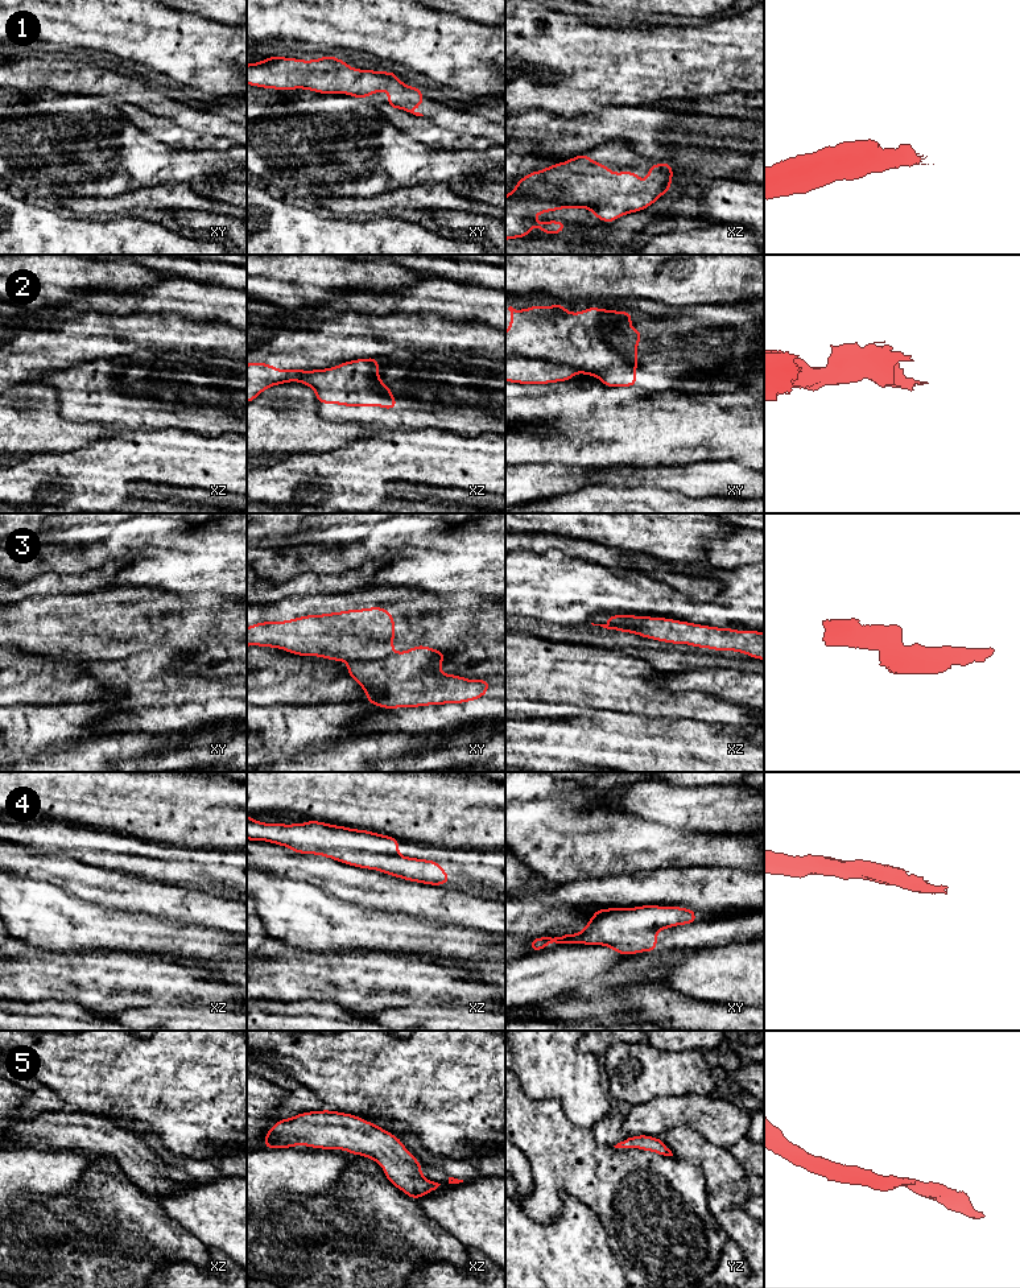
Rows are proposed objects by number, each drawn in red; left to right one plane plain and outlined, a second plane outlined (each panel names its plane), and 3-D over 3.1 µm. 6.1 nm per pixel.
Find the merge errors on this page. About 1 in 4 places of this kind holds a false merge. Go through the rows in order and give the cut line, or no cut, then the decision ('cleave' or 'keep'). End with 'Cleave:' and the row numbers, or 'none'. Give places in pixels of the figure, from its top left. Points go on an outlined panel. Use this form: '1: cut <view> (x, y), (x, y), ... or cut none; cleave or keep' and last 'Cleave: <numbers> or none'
1: cut none; keep
2: cut xy (507, 354), (564, 363), (574, 371); cleave
3: cut xy (392, 652), (383, 657), (355, 659), (350, 661); cleave
4: cut none; keep
5: cut none; keep
Cleave: 2, 3

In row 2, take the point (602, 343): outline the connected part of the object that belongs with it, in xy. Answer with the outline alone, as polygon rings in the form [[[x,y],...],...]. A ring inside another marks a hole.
[[[563,302],[553,306],[534,305],[525,310],[512,306],[511,323],[505,333],[505,354],[565,364],[571,370],[598,377],[603,385],[637,387],[637,342],[643,339],[641,330],[631,327],[632,311],[600,310],[595,305],[570,313]]]

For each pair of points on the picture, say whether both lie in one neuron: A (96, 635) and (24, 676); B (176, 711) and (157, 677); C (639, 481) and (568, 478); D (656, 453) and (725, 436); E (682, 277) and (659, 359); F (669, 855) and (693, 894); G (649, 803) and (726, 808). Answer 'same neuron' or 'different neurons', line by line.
A: different neurons
B: same neuron
C: same neuron
D: same neuron
E: different neurons
F: different neurons
G: same neuron

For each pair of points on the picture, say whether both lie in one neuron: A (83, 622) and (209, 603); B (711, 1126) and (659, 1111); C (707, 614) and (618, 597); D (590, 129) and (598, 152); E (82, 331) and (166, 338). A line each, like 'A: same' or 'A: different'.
A: same
B: same
C: same
D: different
E: same

